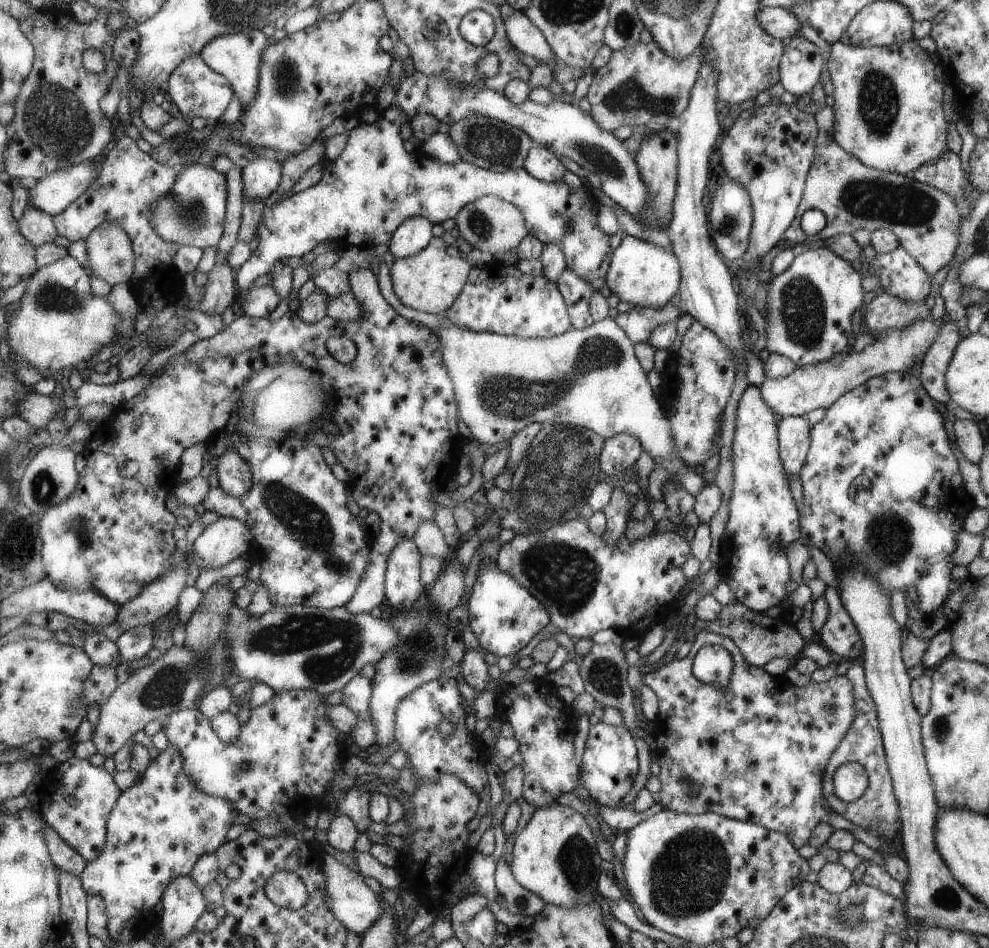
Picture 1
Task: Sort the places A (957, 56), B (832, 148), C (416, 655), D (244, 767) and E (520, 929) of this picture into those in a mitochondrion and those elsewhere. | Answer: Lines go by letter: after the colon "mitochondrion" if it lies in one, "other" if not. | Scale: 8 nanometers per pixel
A: other
B: other
C: mitochondrion
D: mitochondrion
E: other

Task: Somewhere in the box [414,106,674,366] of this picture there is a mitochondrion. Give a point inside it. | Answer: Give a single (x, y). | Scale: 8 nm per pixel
(493, 145)

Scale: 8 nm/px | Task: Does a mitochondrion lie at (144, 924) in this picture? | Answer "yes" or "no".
no

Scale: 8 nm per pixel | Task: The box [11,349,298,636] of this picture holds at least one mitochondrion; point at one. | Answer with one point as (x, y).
(79, 528)

